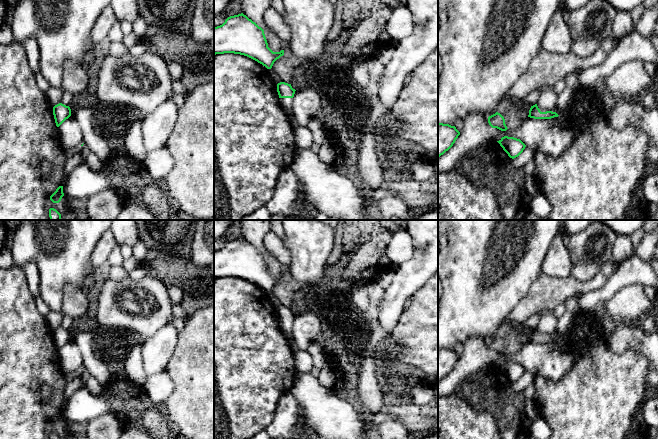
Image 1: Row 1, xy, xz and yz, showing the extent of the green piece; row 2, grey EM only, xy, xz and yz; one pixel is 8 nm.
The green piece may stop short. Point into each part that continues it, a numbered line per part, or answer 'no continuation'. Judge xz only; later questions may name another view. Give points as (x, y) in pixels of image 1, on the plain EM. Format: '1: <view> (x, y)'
1: xz (286, 327)

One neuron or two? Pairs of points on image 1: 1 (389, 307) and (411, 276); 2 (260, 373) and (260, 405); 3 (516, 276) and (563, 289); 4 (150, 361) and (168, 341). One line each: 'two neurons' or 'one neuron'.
1: one neuron
2: one neuron
3: two neurons
4: one neuron

